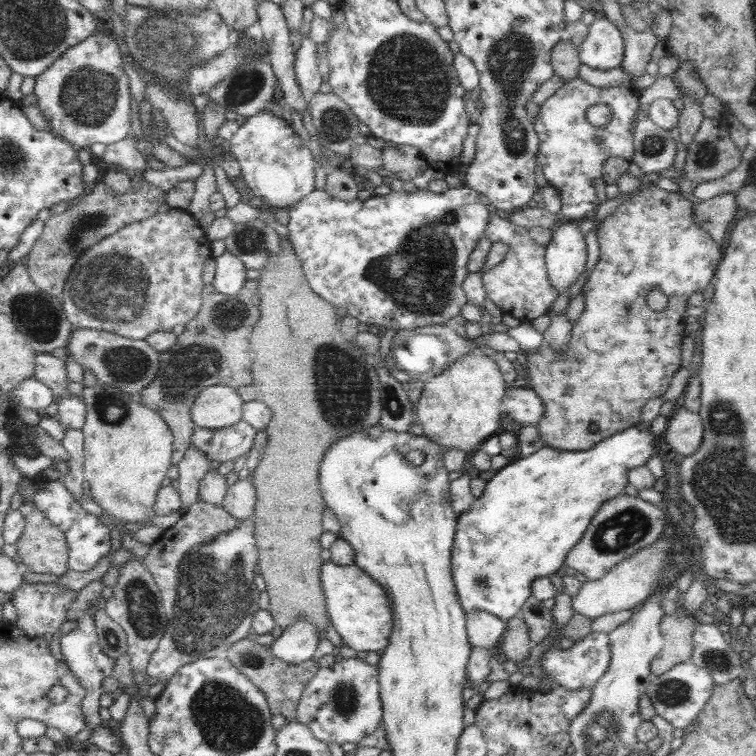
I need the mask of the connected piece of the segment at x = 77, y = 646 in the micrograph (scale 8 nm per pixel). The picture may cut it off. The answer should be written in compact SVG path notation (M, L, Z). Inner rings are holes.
M100 596L93 600L89 607L79 614L78 625L75 630L70 633L66 633L61 636L60 645L62 655L68 665L72 668L72 671L80 678L82 685L88 690L87 696L85 696L82 702L83 715L85 716L85 728L90 728L91 732L87 741L91 744L95 744L98 749L109 751L113 754L119 754L120 752L129 752L129 747L123 738L115 738L113 732L107 726L101 724L101 707L103 706L103 697L105 692L102 684L105 678L113 676L113 670L115 670L115 659L109 658L107 654L101 649L99 634L97 632L96 620L94 614L98 611L99 607L103 607L105 601Z

